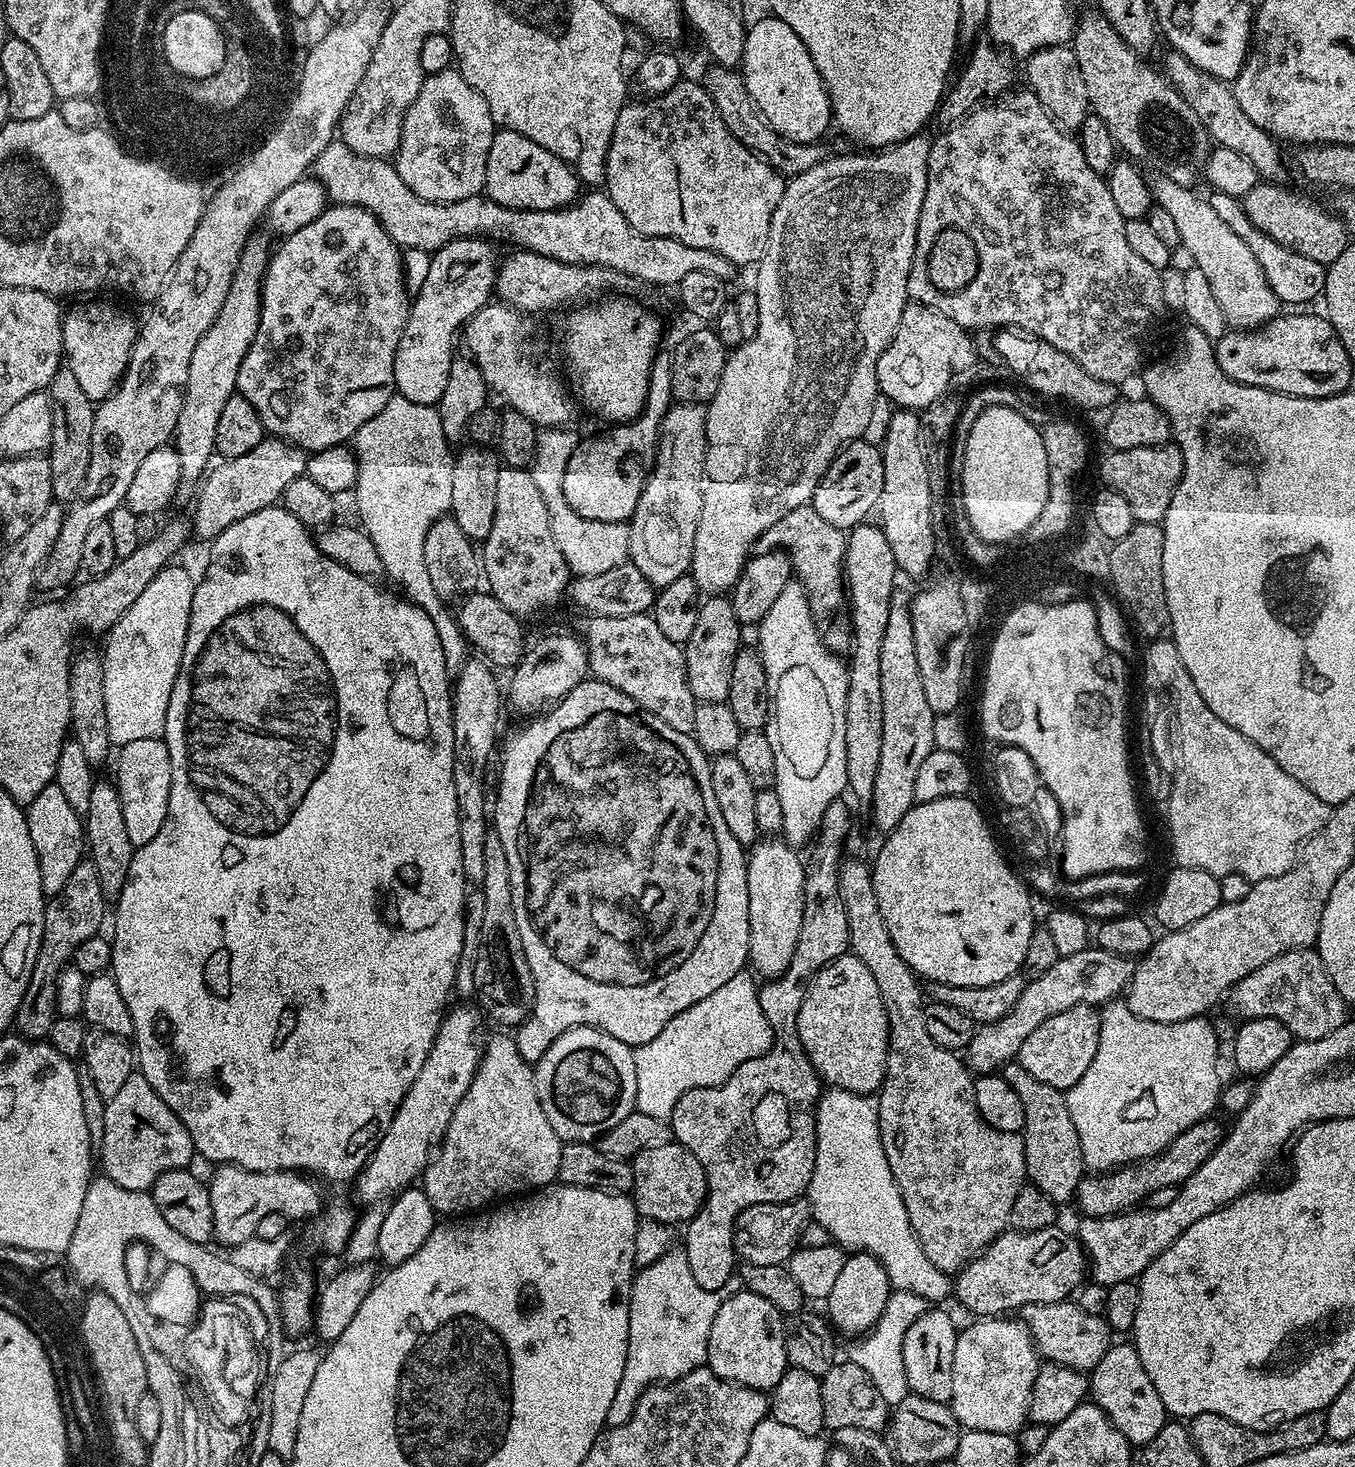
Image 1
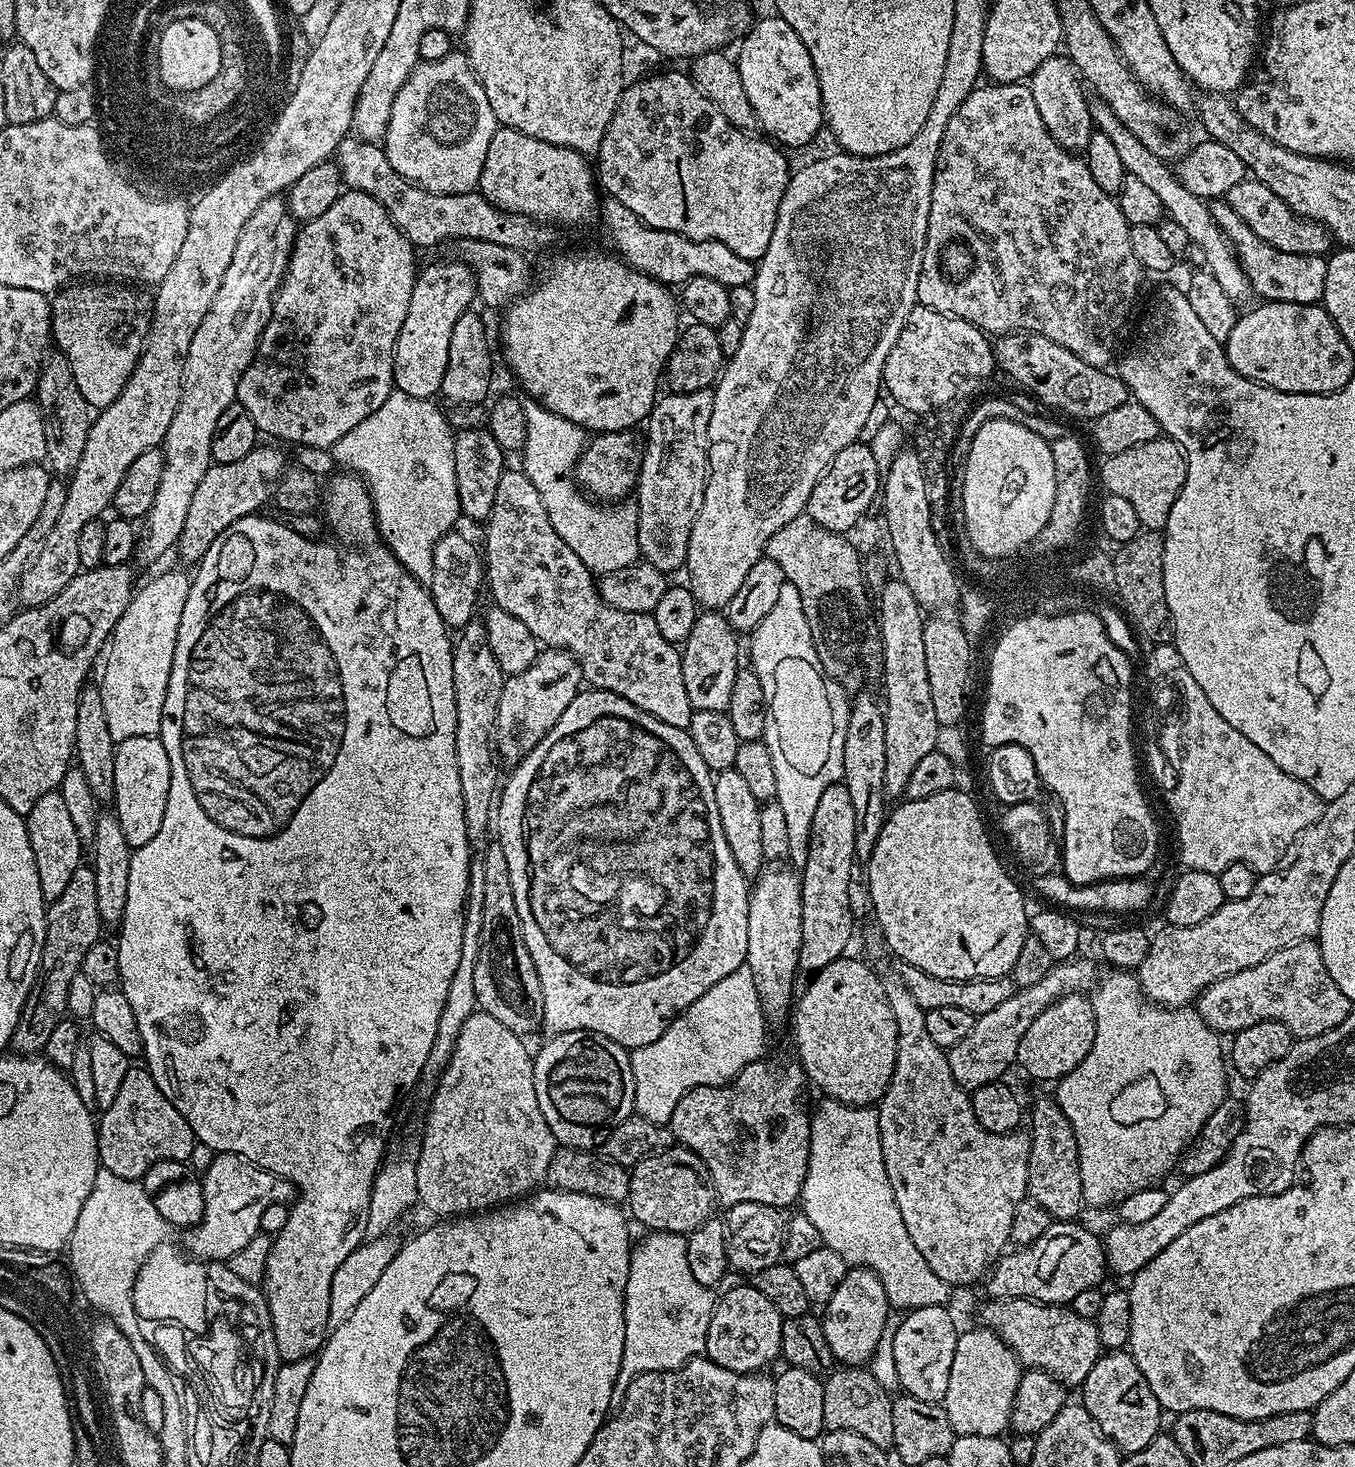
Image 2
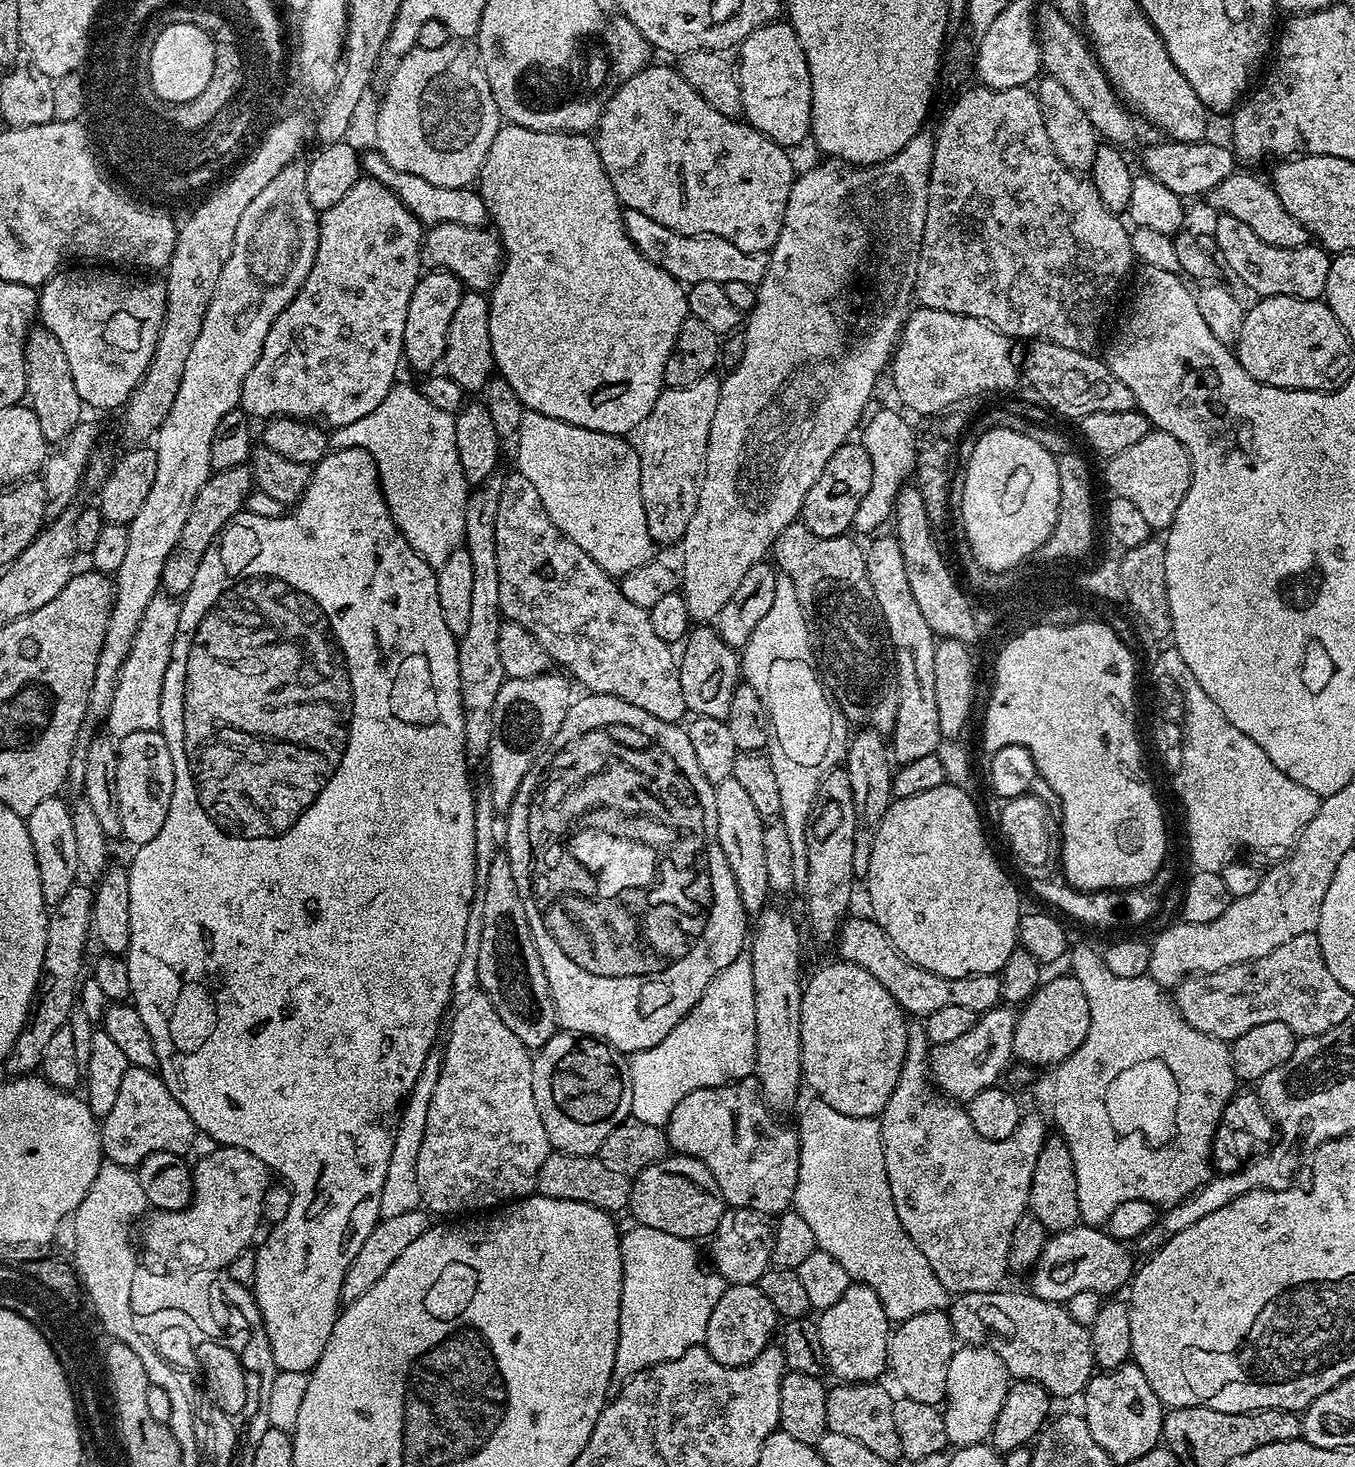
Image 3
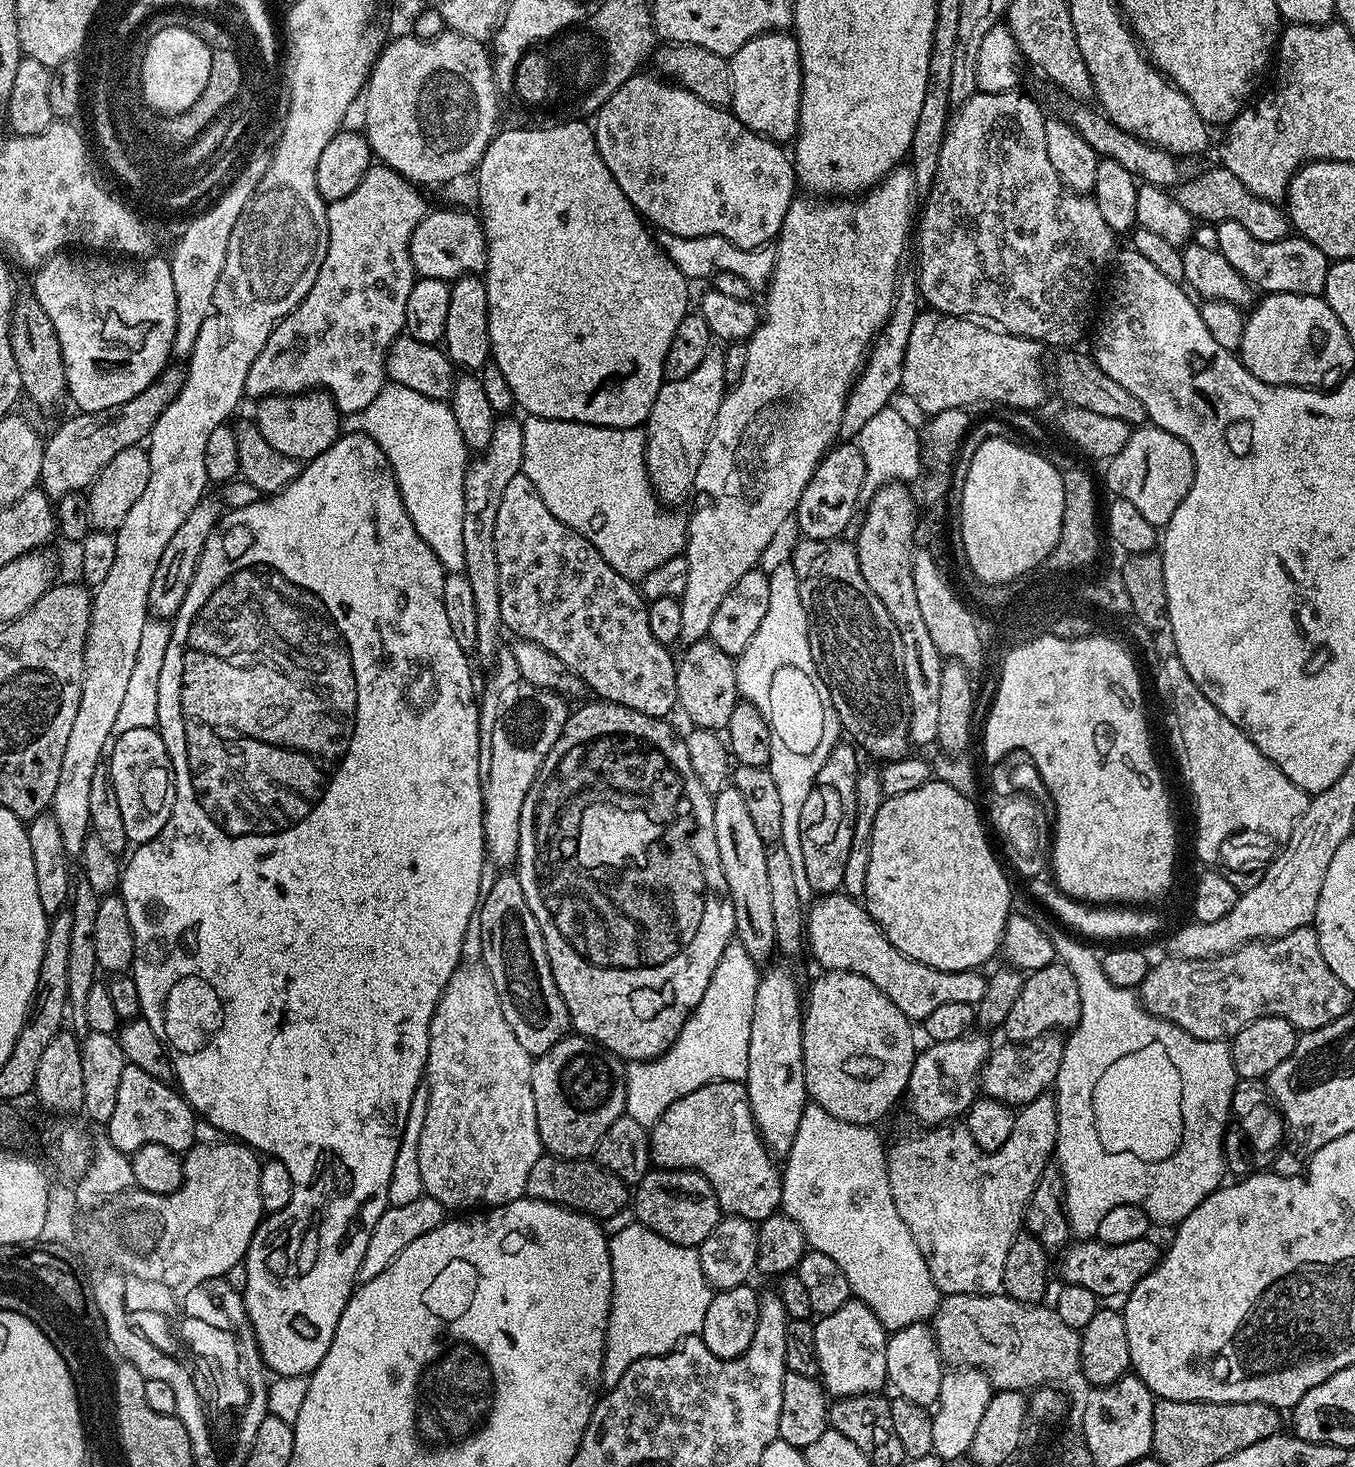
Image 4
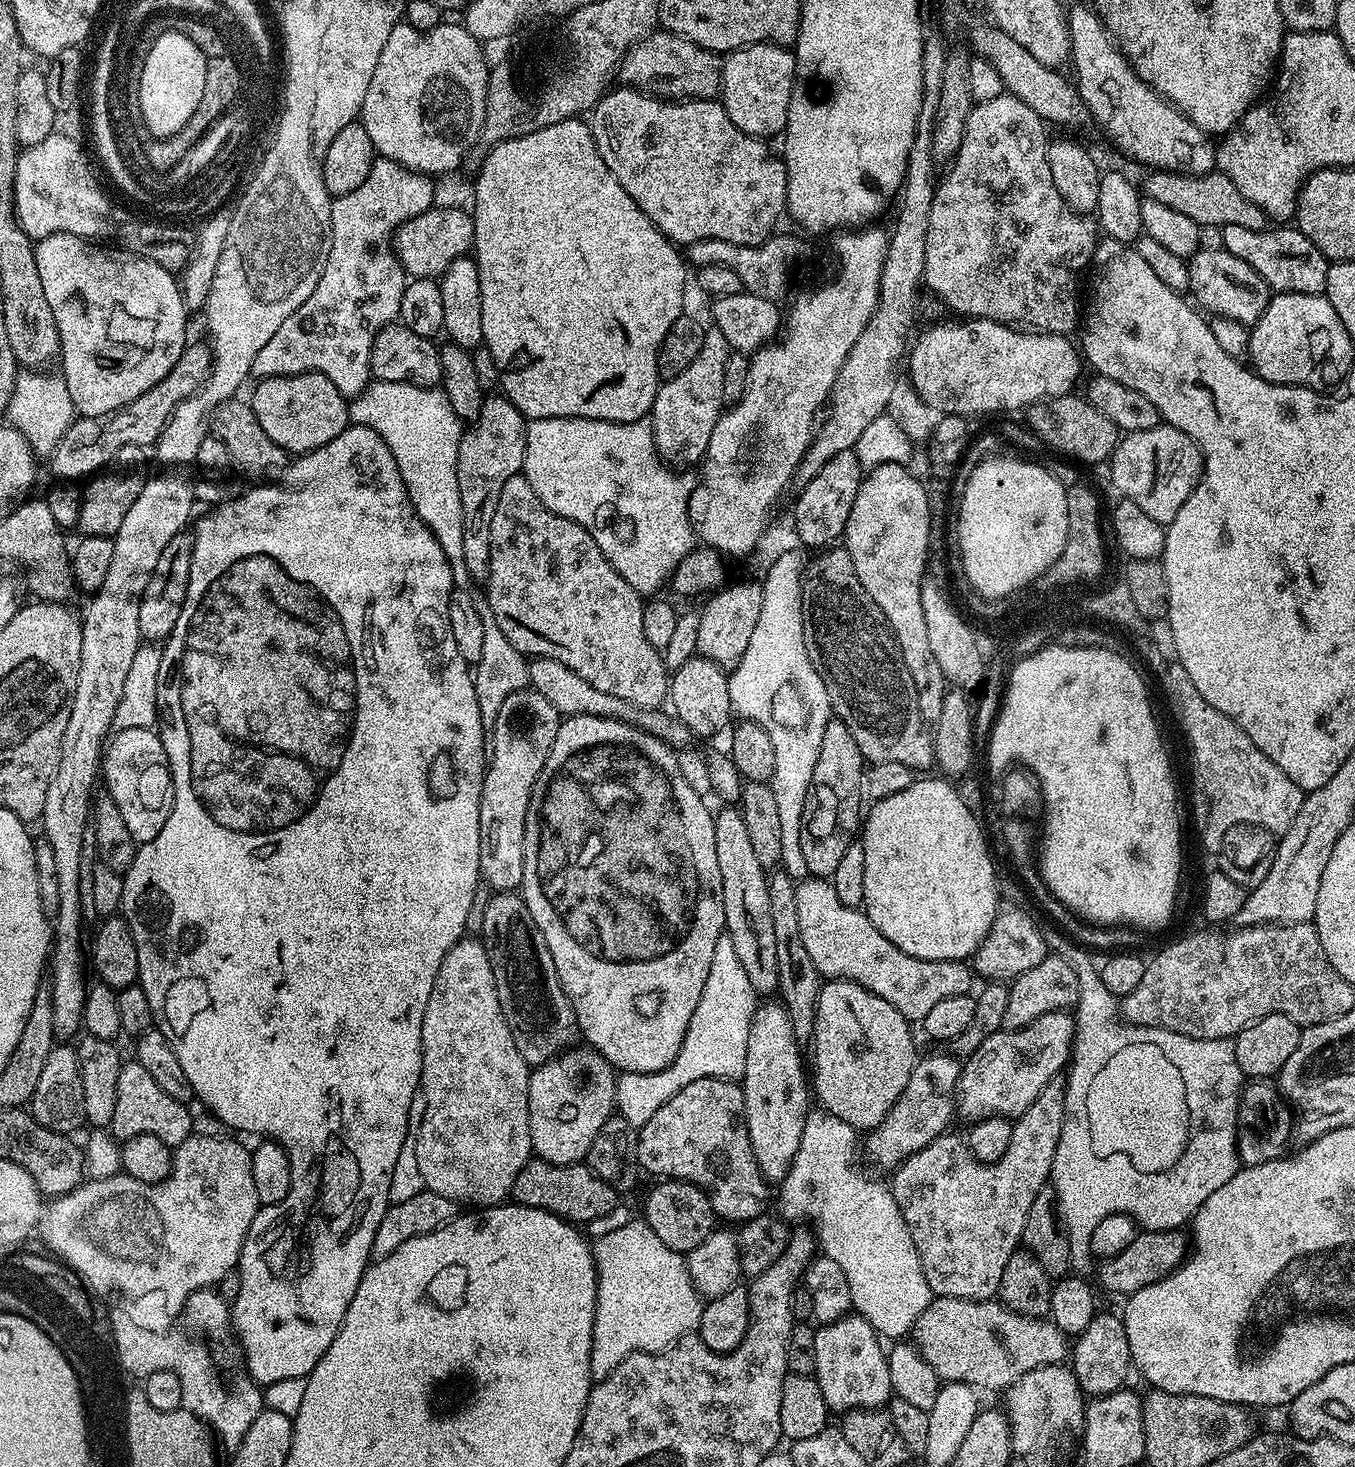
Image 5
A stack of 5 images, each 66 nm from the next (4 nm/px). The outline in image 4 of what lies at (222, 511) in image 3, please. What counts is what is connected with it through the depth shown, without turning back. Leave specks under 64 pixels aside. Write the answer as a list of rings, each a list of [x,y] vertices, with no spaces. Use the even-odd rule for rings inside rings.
[[[205,496],[195,504],[190,514],[186,514],[186,522],[178,526],[174,538],[166,545],[166,551],[158,562],[158,570],[154,570],[154,579],[150,582],[150,594],[148,595],[148,610],[156,618],[175,618],[182,602],[186,602],[186,594],[190,590],[190,582],[194,582],[194,572],[198,566],[198,558],[206,546],[206,538],[216,529],[220,521],[222,507],[219,502]]]

